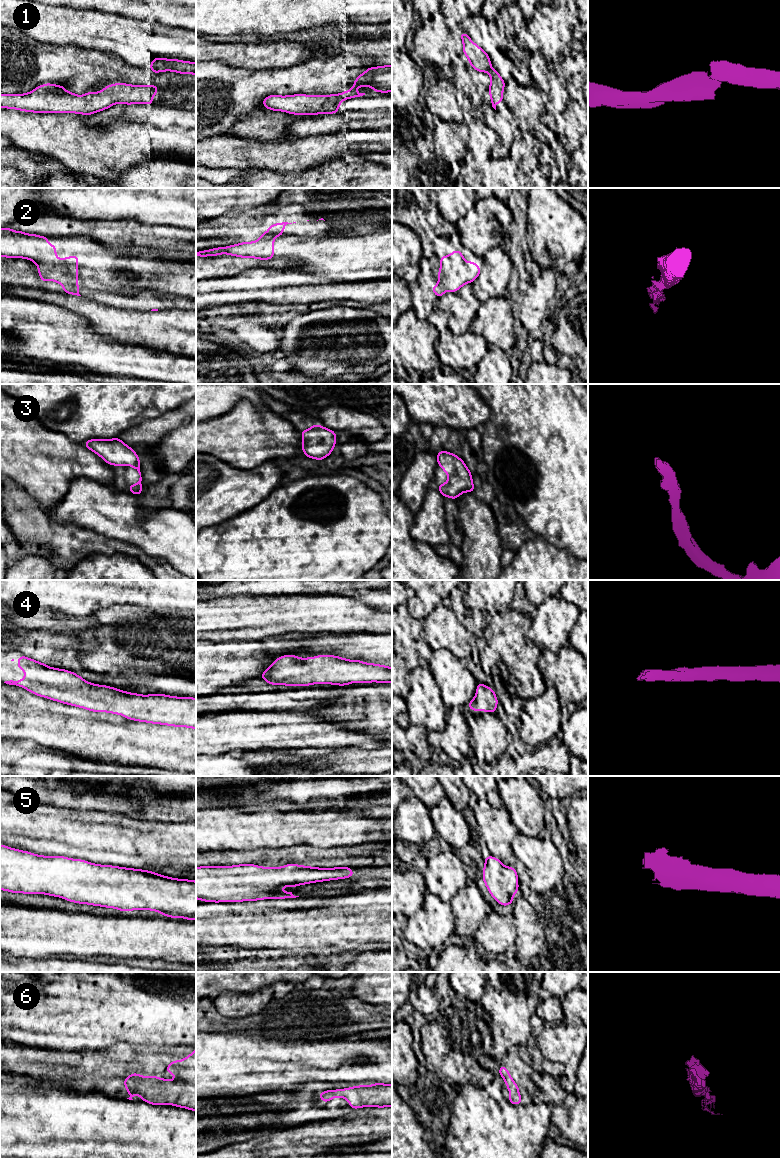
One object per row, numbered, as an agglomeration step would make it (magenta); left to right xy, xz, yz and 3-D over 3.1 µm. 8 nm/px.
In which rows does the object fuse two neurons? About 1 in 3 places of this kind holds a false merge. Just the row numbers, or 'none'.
1, 2

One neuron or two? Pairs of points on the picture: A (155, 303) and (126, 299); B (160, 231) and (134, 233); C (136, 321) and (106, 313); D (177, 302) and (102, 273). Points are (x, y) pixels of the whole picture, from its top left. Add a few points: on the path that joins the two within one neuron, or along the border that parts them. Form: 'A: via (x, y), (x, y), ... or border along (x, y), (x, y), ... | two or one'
A: via (148, 300), (133, 300) | one
B: via (154, 231), (140, 233) | one
C: via (129, 321), (113, 320) | one
D: border along (122, 292), (153, 290), (159, 294), (168, 295) | two

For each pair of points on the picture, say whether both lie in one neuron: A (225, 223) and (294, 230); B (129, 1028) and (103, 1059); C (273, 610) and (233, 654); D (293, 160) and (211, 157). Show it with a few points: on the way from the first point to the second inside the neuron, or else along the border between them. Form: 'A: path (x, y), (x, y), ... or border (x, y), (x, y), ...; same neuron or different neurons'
A: path (242, 223), (277, 223); same neuron
B: border (129, 1043), (142, 1045); different neurons
C: border (259, 640), (221, 641); different neurons
D: path (273, 156), (231, 156); same neuron

